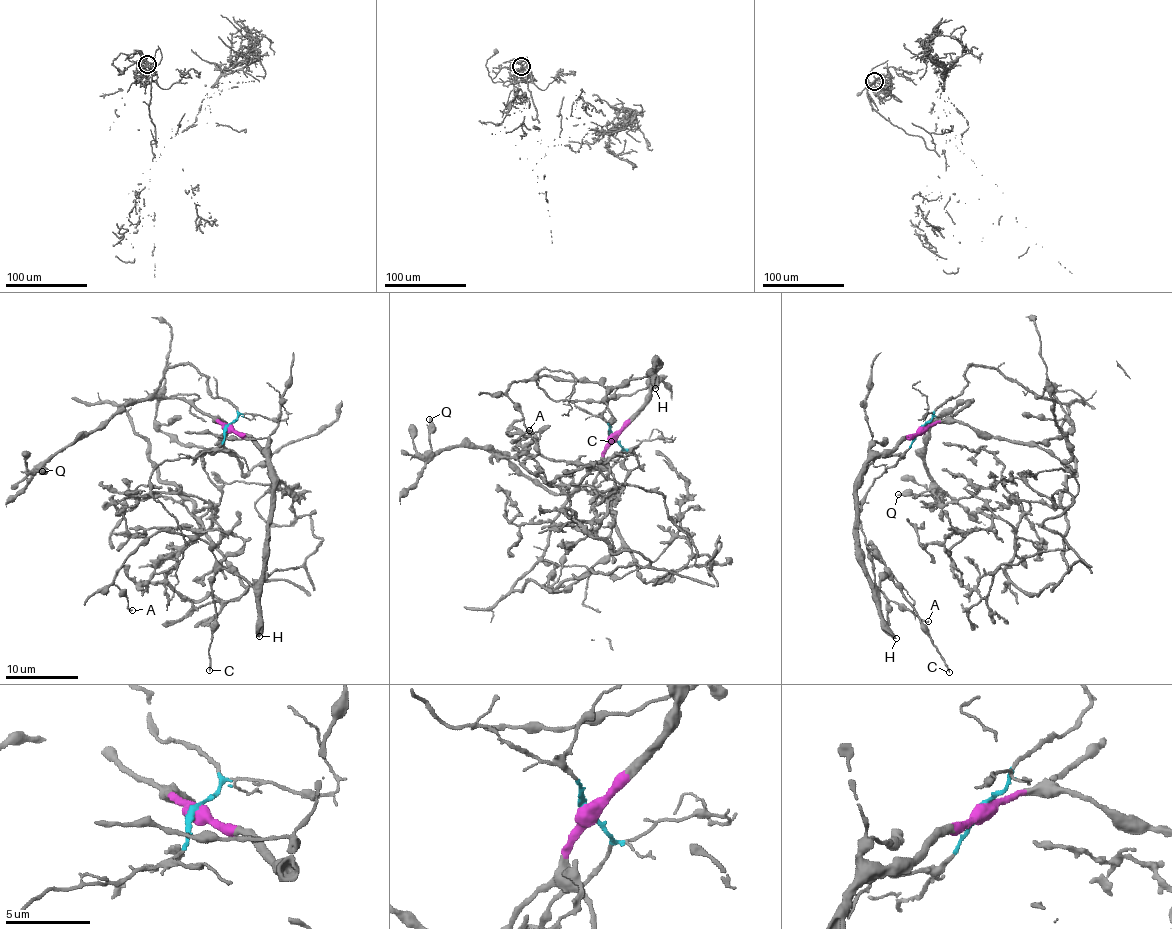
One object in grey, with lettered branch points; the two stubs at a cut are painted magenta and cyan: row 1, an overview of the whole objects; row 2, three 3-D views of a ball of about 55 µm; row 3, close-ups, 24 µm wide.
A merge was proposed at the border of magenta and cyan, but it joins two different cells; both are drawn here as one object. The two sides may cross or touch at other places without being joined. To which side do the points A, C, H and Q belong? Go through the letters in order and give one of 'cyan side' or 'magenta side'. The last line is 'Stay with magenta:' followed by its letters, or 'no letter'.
A: magenta side
C: magenta side
H: magenta side
Q: magenta side
Stay with magenta: A, C, H, Q

